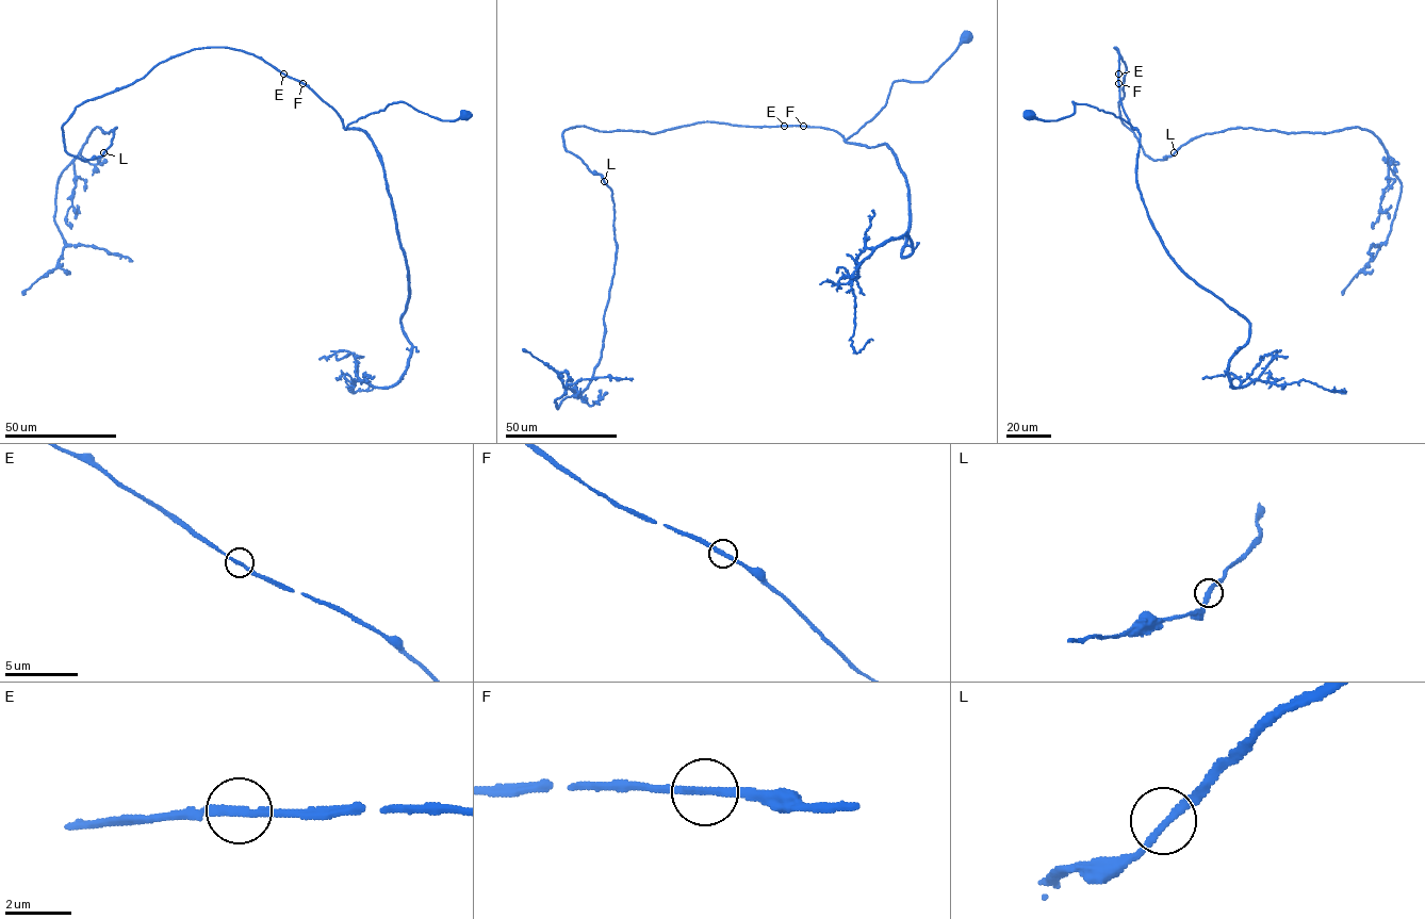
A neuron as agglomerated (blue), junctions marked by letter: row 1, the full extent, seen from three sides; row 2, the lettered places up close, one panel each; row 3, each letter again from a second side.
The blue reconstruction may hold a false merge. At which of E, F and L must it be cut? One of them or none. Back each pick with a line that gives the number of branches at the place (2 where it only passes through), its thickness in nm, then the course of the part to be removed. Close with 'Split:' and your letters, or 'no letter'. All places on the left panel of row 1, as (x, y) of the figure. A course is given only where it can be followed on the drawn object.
Split: no letter

